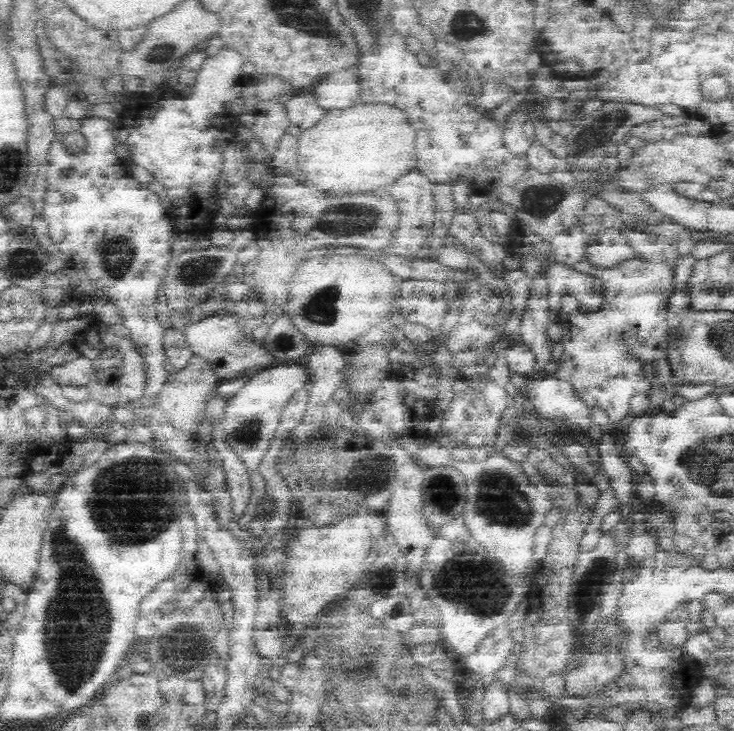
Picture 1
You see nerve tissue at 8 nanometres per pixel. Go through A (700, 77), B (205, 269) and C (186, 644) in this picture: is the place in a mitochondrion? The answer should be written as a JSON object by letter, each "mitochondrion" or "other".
{"A":"other","B":"mitochondrion","C":"mitochondrion"}

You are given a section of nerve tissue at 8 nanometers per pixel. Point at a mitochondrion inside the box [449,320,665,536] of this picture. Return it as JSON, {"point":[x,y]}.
{"point":[498,497]}

